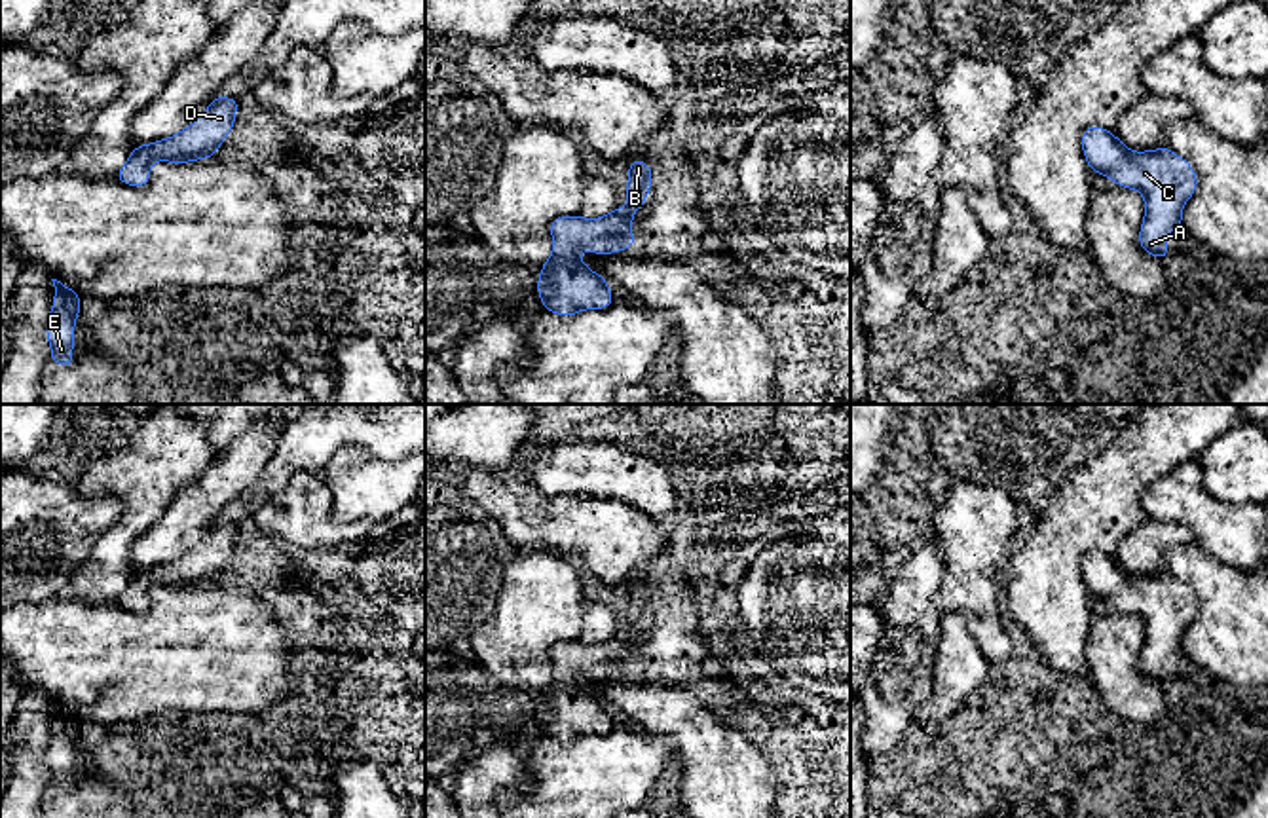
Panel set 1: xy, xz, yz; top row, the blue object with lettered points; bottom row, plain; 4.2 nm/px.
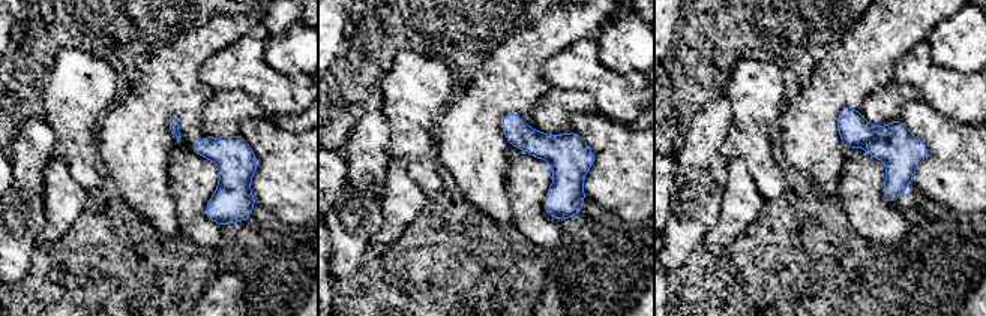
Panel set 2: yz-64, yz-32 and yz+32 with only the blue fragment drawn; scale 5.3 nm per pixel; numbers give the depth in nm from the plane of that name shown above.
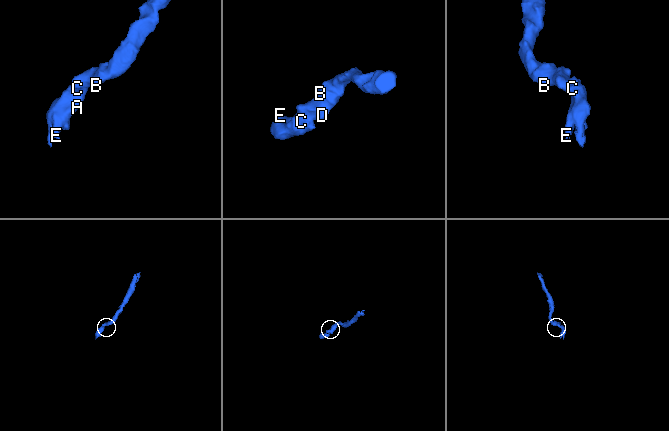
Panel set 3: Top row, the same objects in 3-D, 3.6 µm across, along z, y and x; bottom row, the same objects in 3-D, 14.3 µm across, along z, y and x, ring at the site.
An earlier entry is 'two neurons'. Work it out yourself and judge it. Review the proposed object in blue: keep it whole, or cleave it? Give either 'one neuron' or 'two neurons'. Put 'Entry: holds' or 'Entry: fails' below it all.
one neuron
Entry: fails

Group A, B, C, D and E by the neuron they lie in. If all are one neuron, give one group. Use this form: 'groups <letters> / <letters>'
groups A B C D E

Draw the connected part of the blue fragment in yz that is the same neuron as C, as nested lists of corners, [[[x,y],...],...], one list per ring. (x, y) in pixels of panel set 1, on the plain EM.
[[[1101,550],[1088,552],[1080,569],[1091,598],[1107,600],[1114,609],[1143,619],[1145,643],[1139,672],[1165,685],[1171,679],[1165,660],[1171,655],[1183,655],[1183,632],[1198,613],[1192,590],[1167,571],[1131,577]]]

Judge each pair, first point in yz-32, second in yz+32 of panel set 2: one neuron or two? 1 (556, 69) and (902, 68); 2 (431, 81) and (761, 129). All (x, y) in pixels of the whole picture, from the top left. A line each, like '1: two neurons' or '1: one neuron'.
1: one neuron
2: one neuron

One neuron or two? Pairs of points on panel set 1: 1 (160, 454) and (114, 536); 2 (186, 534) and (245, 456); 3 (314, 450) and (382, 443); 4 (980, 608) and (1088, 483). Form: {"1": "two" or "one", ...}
{"1": "one", "2": "one", "3": "one", "4": "two"}

